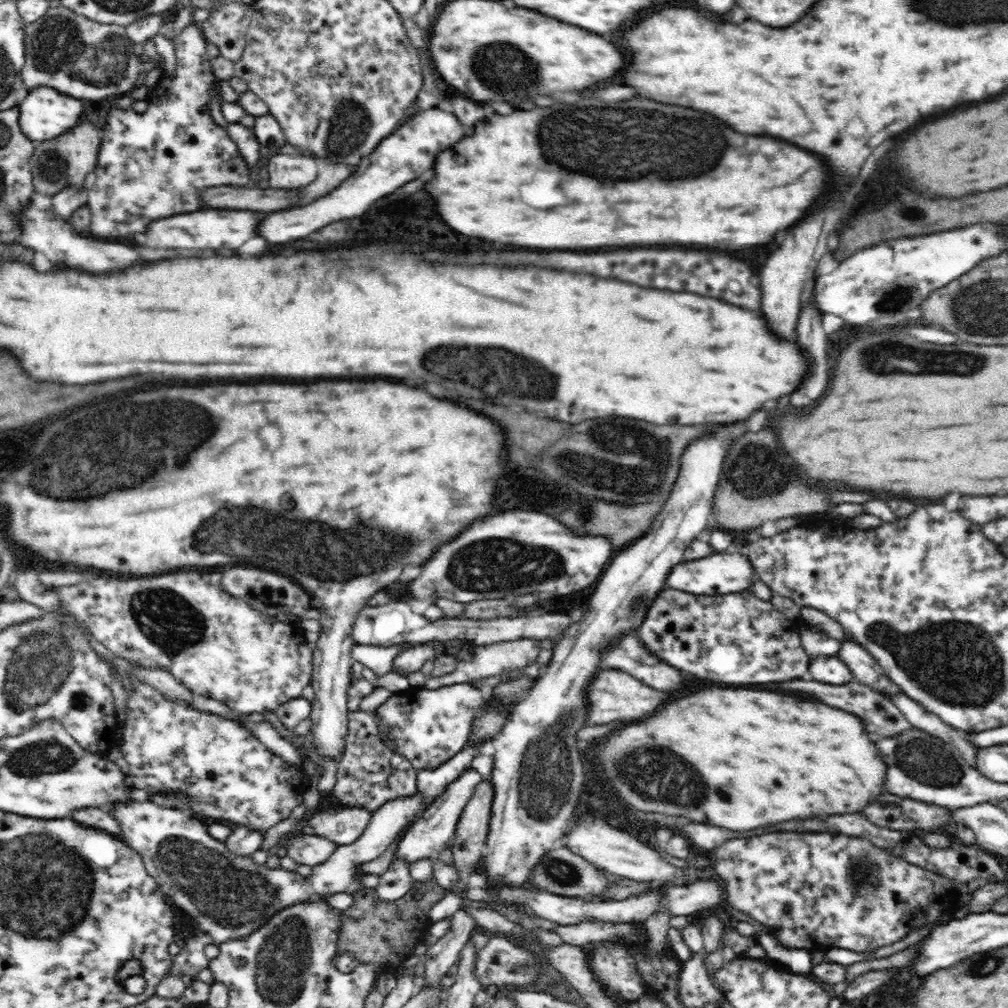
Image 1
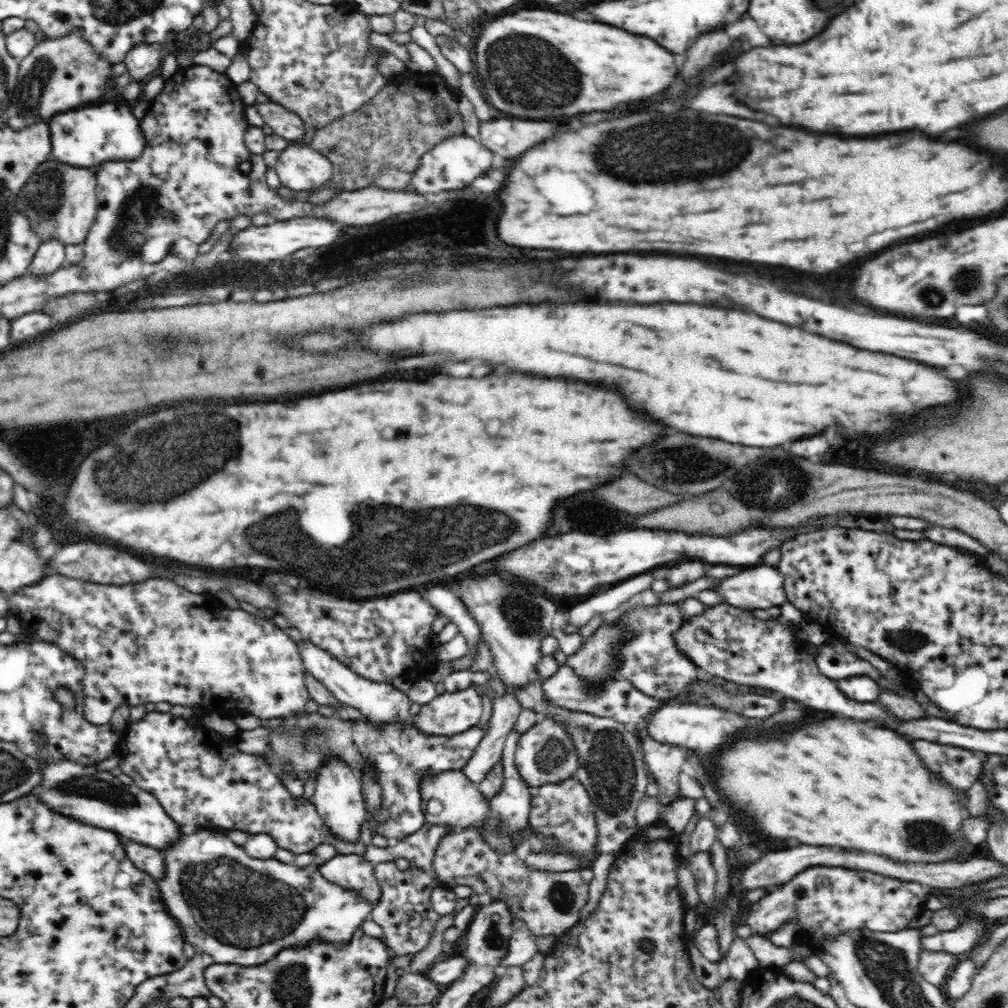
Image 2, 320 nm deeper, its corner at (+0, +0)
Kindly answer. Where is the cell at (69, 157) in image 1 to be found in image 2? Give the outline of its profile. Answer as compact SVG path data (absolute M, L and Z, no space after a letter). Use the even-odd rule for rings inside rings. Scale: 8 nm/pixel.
M54 159L48 160L46 163L40 164L40 166L38 166L38 169L34 171L34 174L32 174L32 176L30 176L30 178L27 180L24 188L19 191L19 196L15 204L20 212L23 212L24 214L31 214L32 220L34 221L31 229L38 235L38 238L41 240L41 242L48 242L48 240L52 240L52 238L55 238L65 246L71 246L72 244L83 244L84 240L86 240L88 230L90 230L90 227L96 220L96 214L98 212L97 178L95 175L95 171L86 168L76 168L74 166L64 164Z

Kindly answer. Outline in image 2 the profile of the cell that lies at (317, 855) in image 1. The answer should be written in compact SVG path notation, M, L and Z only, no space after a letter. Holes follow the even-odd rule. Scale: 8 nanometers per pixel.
M340 854L318 866L326 879L342 888L358 891L373 906L382 897L382 888L374 875L374 865L356 854Z

